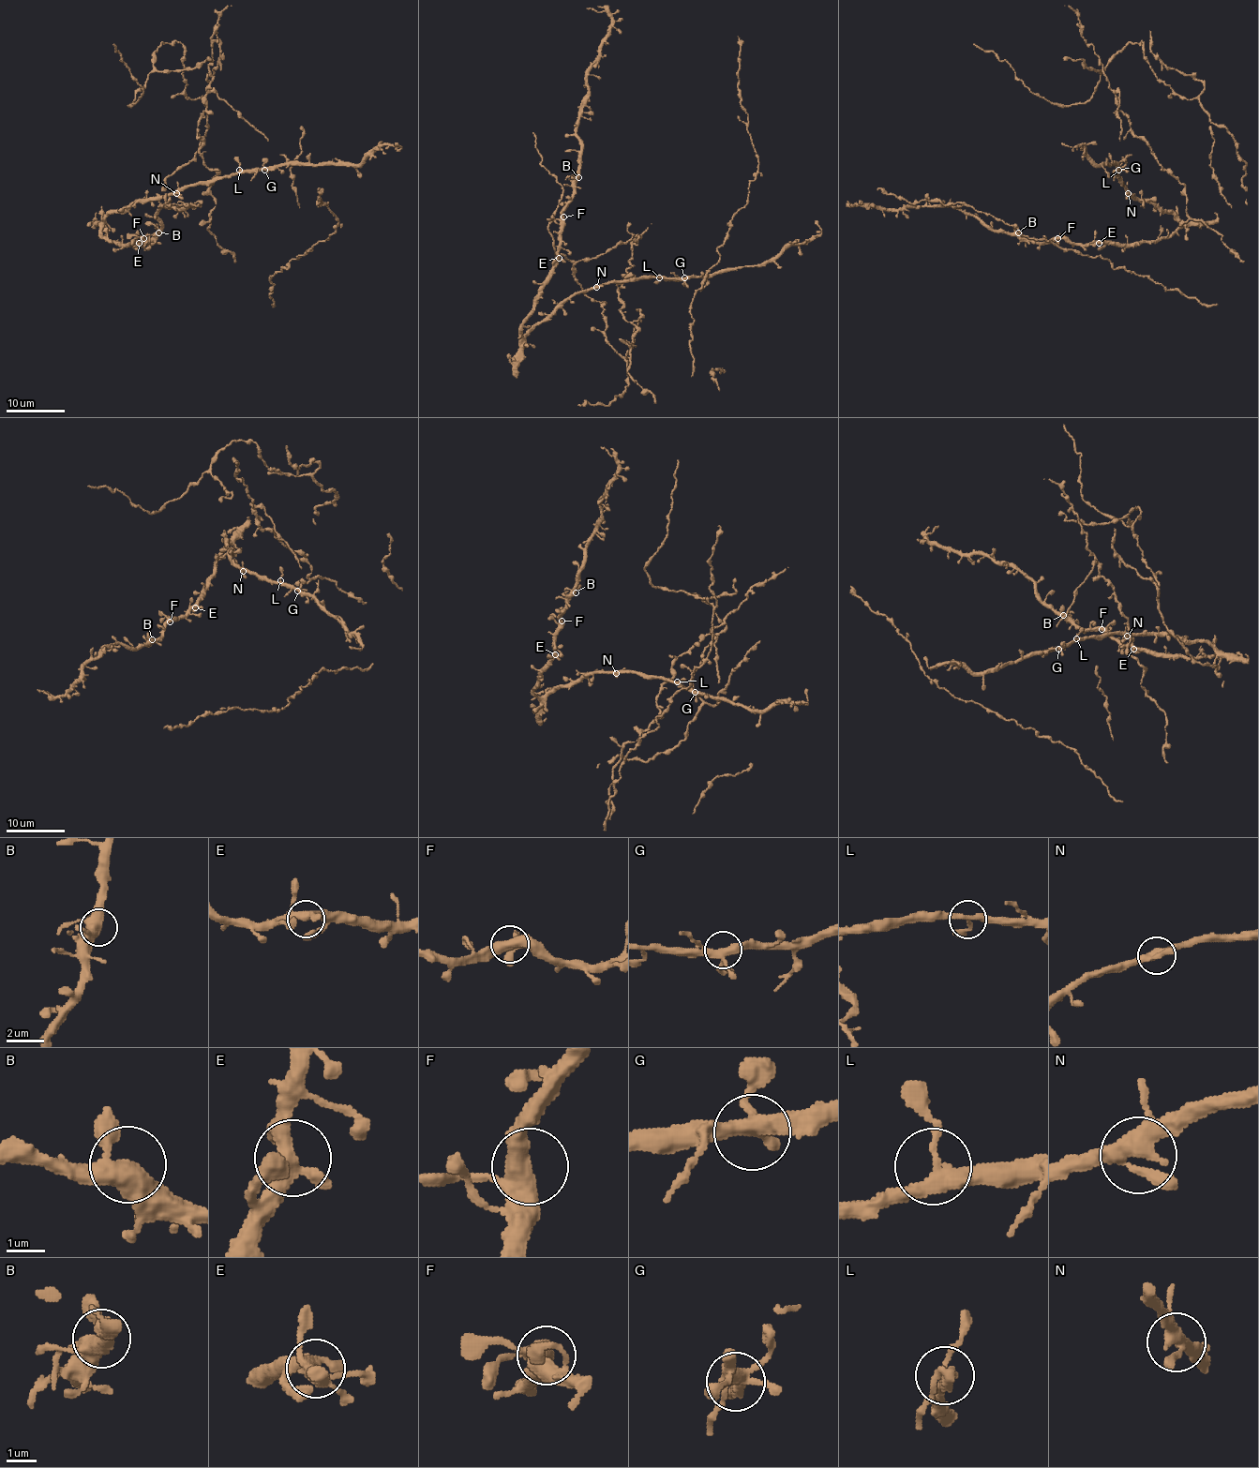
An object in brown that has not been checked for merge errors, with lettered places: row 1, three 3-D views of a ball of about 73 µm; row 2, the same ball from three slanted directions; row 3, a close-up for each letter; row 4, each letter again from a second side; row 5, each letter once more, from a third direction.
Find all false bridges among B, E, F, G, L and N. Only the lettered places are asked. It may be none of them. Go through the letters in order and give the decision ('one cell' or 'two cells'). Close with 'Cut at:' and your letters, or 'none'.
B: one cell
E: one cell
F: one cell
G: one cell
L: one cell
N: one cell
Cut at: none

